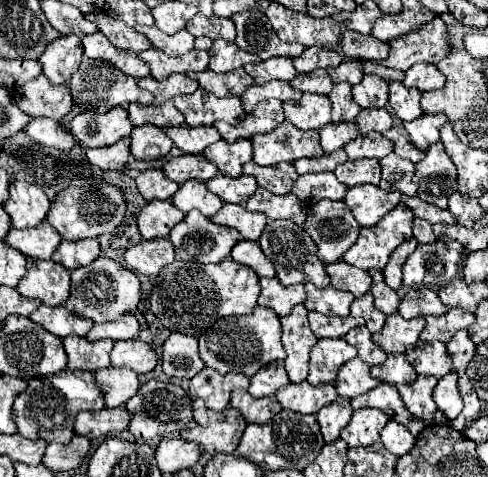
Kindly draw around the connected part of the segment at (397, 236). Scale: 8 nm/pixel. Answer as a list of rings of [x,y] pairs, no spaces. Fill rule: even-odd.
[[[399,202],[385,218],[381,218],[379,226],[361,228],[357,242],[343,254],[343,260],[361,270],[383,270],[391,252],[407,238],[411,238],[413,212]]]

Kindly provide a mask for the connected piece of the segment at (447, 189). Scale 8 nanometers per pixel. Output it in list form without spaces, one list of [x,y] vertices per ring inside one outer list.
[[[441,140],[429,146],[427,156],[417,162],[417,170],[413,176],[419,192],[417,196],[429,204],[439,208],[447,208],[447,200],[453,192],[457,192],[457,168],[447,156]]]

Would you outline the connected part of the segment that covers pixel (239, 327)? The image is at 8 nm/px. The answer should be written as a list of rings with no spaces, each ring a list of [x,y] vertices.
[[[257,306],[247,316],[219,318],[213,326],[209,326],[209,330],[205,330],[205,334],[199,336],[199,350],[201,350],[201,360],[219,374],[241,372],[247,378],[251,378],[257,370],[267,366],[269,362],[285,358],[285,350],[281,344],[279,316],[273,314],[273,310],[269,308]]]

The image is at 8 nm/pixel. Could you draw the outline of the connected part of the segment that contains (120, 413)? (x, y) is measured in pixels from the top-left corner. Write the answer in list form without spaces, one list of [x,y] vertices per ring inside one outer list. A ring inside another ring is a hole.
[[[125,406],[119,408],[103,408],[95,412],[81,412],[75,420],[75,434],[85,436],[89,440],[97,440],[111,434],[117,434],[129,426],[131,412]]]

